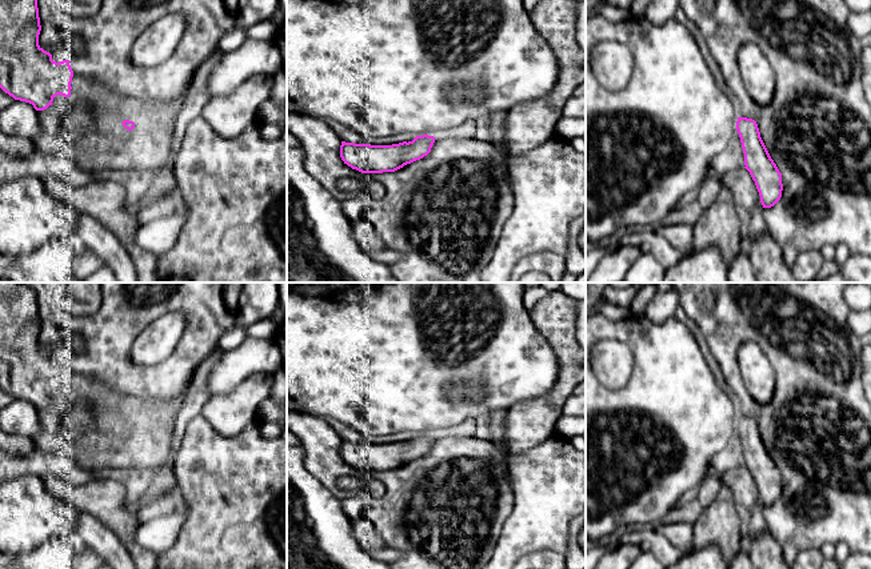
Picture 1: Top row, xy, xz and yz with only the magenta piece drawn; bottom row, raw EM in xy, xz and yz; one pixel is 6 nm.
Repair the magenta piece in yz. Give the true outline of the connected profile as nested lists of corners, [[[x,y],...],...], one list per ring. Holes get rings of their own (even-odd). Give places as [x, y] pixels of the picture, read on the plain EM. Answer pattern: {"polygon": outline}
{"polygon": [[[738,416],[736,429],[744,452],[744,466],[755,480],[763,506],[771,506],[782,496],[782,472],[771,457],[755,418]]]}

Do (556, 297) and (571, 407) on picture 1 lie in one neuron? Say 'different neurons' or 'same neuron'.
different neurons

